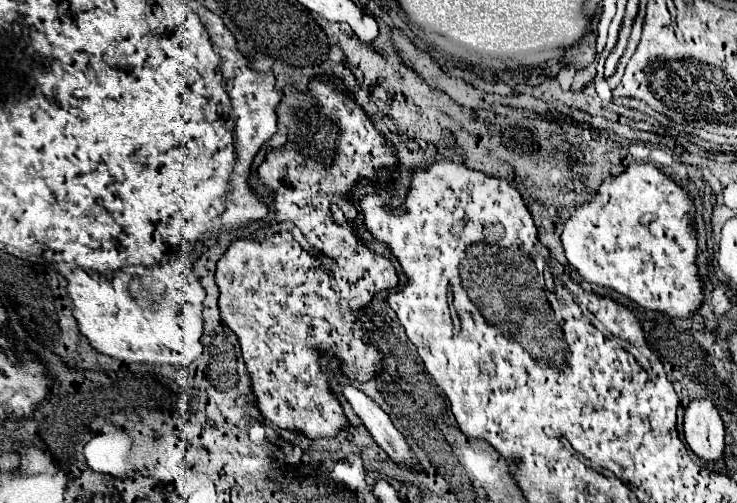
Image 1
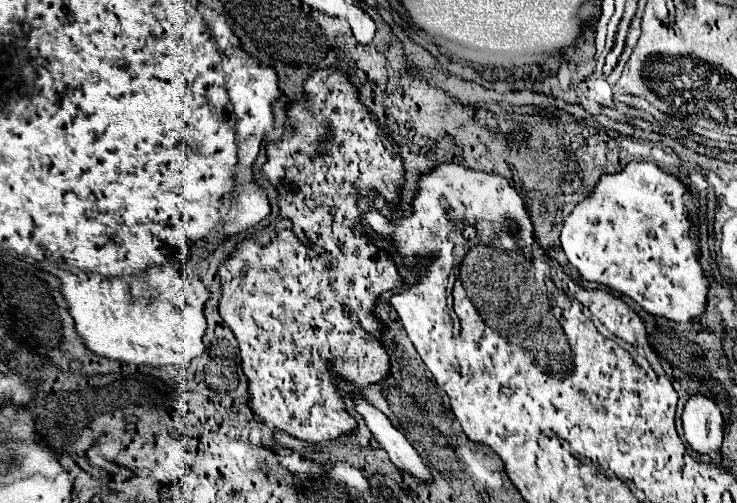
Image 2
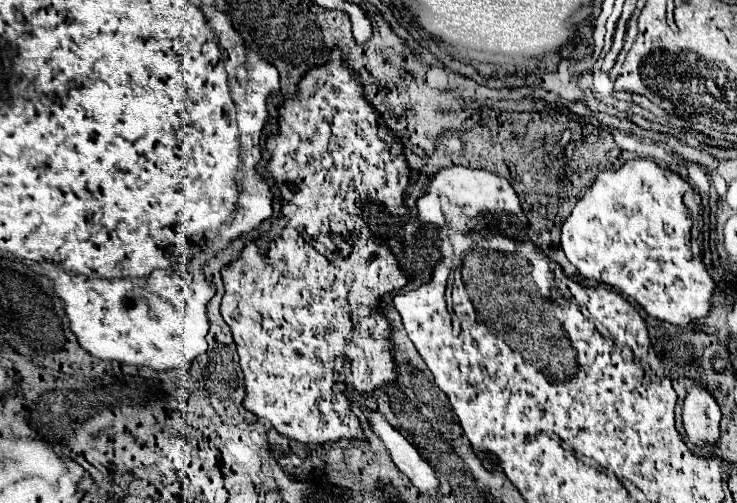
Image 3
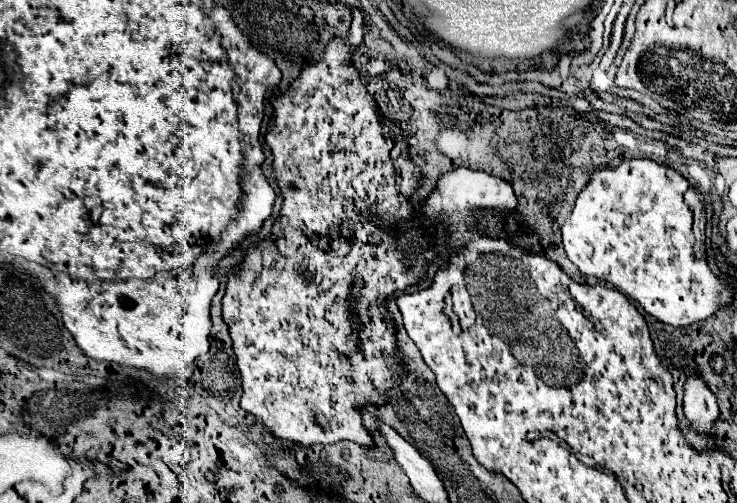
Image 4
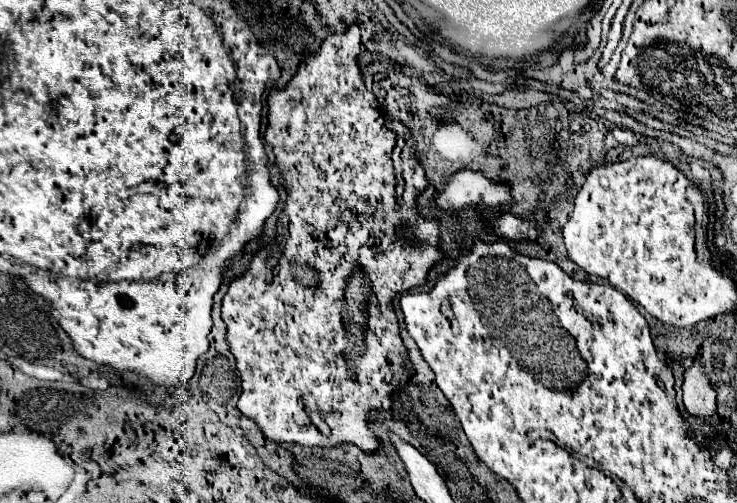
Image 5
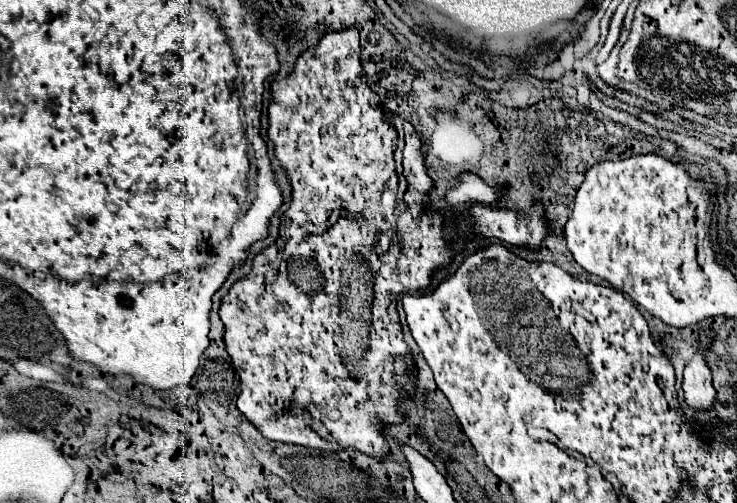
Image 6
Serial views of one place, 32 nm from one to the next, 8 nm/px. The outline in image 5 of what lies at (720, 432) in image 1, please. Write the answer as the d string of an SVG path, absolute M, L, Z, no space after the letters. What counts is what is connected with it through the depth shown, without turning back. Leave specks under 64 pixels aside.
M700 358L684 370L684 406L692 416L710 418L716 412L716 392Z

